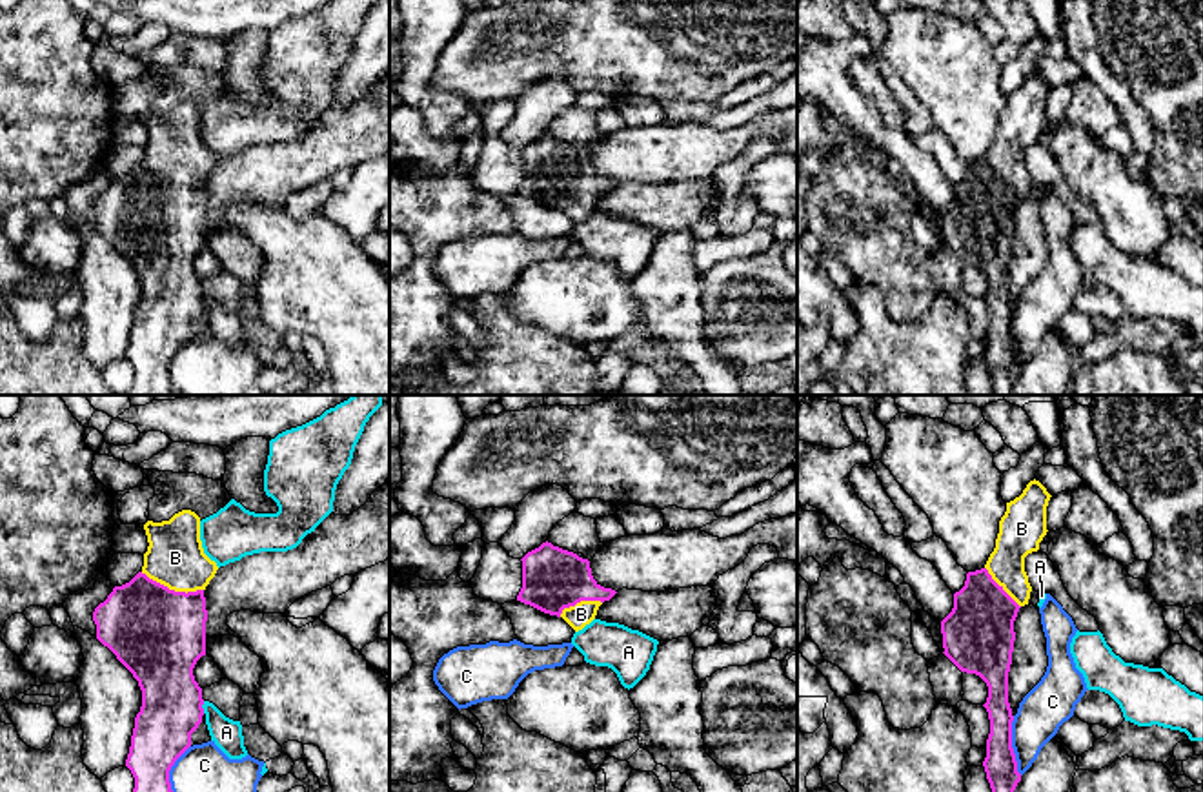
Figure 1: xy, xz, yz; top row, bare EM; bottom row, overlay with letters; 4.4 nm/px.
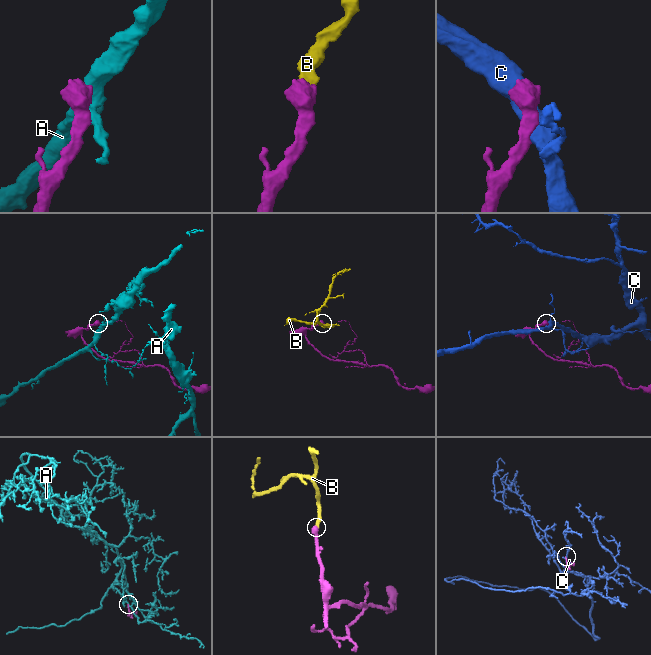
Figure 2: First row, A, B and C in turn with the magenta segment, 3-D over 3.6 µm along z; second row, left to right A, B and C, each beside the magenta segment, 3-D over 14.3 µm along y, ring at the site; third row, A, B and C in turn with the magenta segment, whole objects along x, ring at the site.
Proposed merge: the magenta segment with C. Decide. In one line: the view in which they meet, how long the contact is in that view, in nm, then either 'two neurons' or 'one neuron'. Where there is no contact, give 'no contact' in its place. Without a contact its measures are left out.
yz | 260 nm | two neurons

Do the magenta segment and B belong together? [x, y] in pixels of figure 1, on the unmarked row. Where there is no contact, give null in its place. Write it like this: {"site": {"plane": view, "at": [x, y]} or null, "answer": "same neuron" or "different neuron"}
{"site": {"plane": "xy", "at": [171, 182]}, "answer": "same neuron"}

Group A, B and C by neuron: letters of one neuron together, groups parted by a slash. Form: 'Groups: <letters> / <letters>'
Groups: A / B / C

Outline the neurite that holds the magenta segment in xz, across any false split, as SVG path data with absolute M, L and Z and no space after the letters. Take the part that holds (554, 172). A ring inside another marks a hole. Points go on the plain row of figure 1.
M548 133L521 153L522 180L517 193L562 209L575 224L590 217L599 198L617 186L593 171L588 151Z

